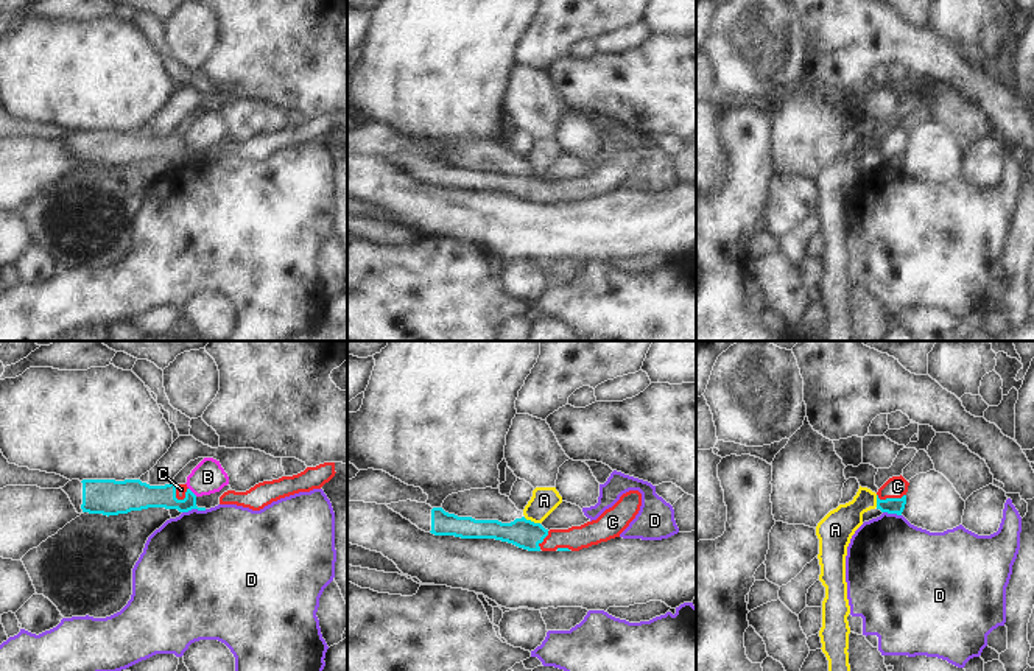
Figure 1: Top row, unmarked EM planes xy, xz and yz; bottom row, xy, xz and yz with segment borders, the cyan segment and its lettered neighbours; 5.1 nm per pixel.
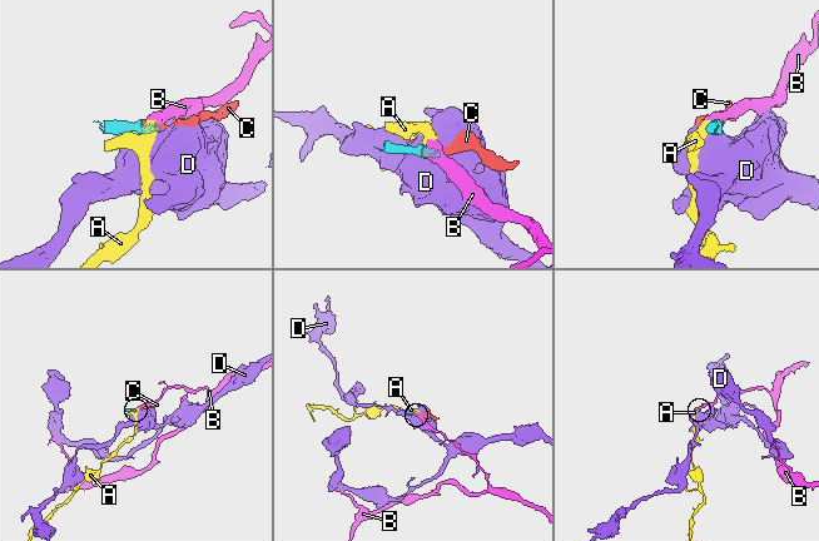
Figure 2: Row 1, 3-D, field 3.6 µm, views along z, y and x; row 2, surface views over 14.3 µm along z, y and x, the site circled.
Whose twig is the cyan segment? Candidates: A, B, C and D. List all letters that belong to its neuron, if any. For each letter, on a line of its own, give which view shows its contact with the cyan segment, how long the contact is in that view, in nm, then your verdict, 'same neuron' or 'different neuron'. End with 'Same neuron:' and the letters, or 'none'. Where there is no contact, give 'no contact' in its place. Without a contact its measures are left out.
A: contact in xz; length 90 nm; different neuron
B: contact in xy; length 60 nm; different neuron
C: contact in xy; length 90 nm; same neuron
D: contact in xy; length 130 nm; different neuron
Same neuron: C

